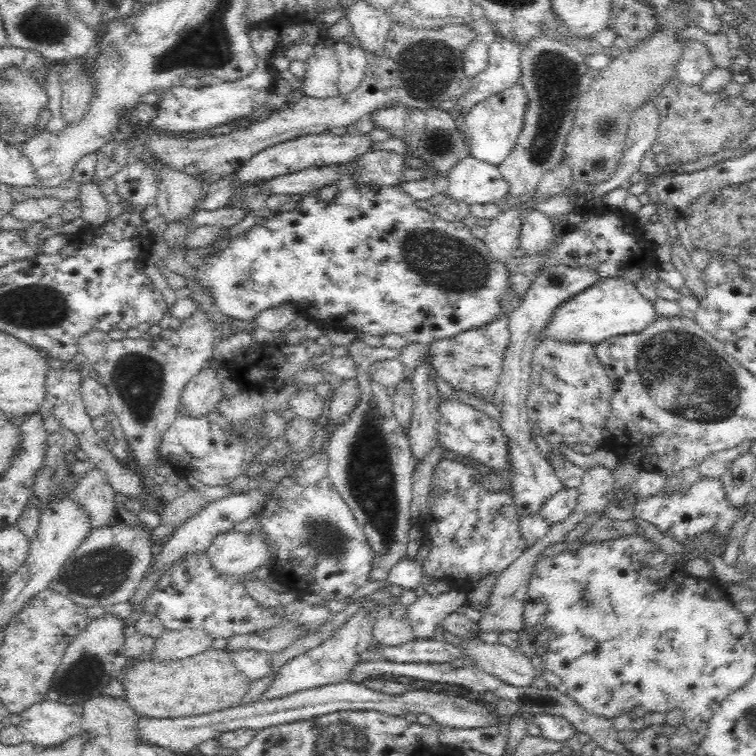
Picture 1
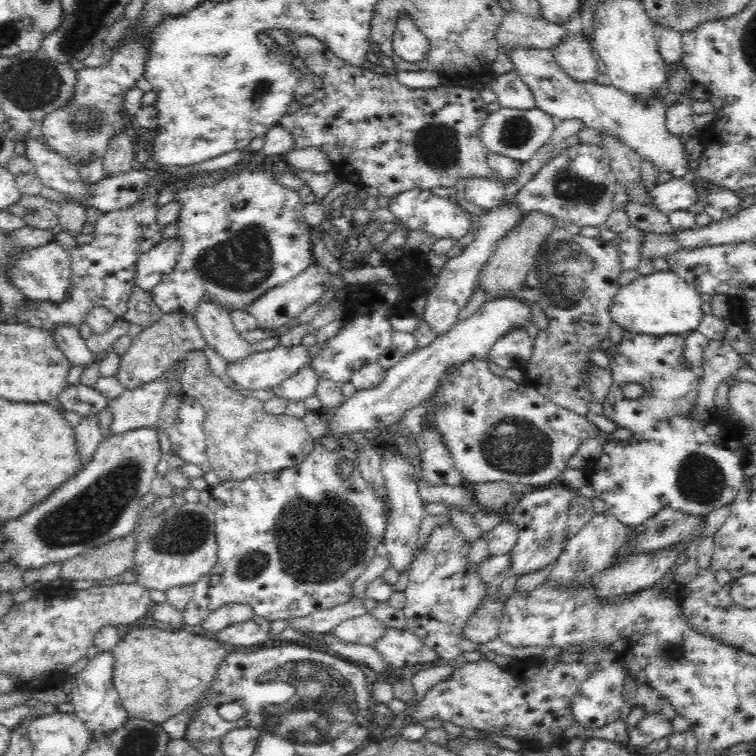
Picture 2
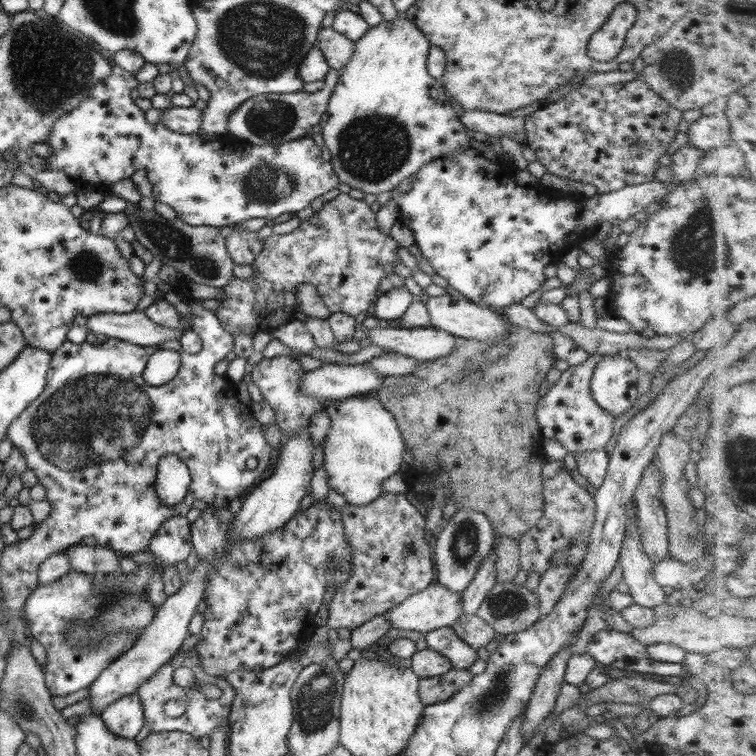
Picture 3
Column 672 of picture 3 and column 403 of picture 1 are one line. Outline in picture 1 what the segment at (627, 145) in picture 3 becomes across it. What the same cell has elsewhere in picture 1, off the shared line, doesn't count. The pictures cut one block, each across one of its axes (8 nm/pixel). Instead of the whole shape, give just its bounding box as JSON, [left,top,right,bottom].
[370,105,469,177]

